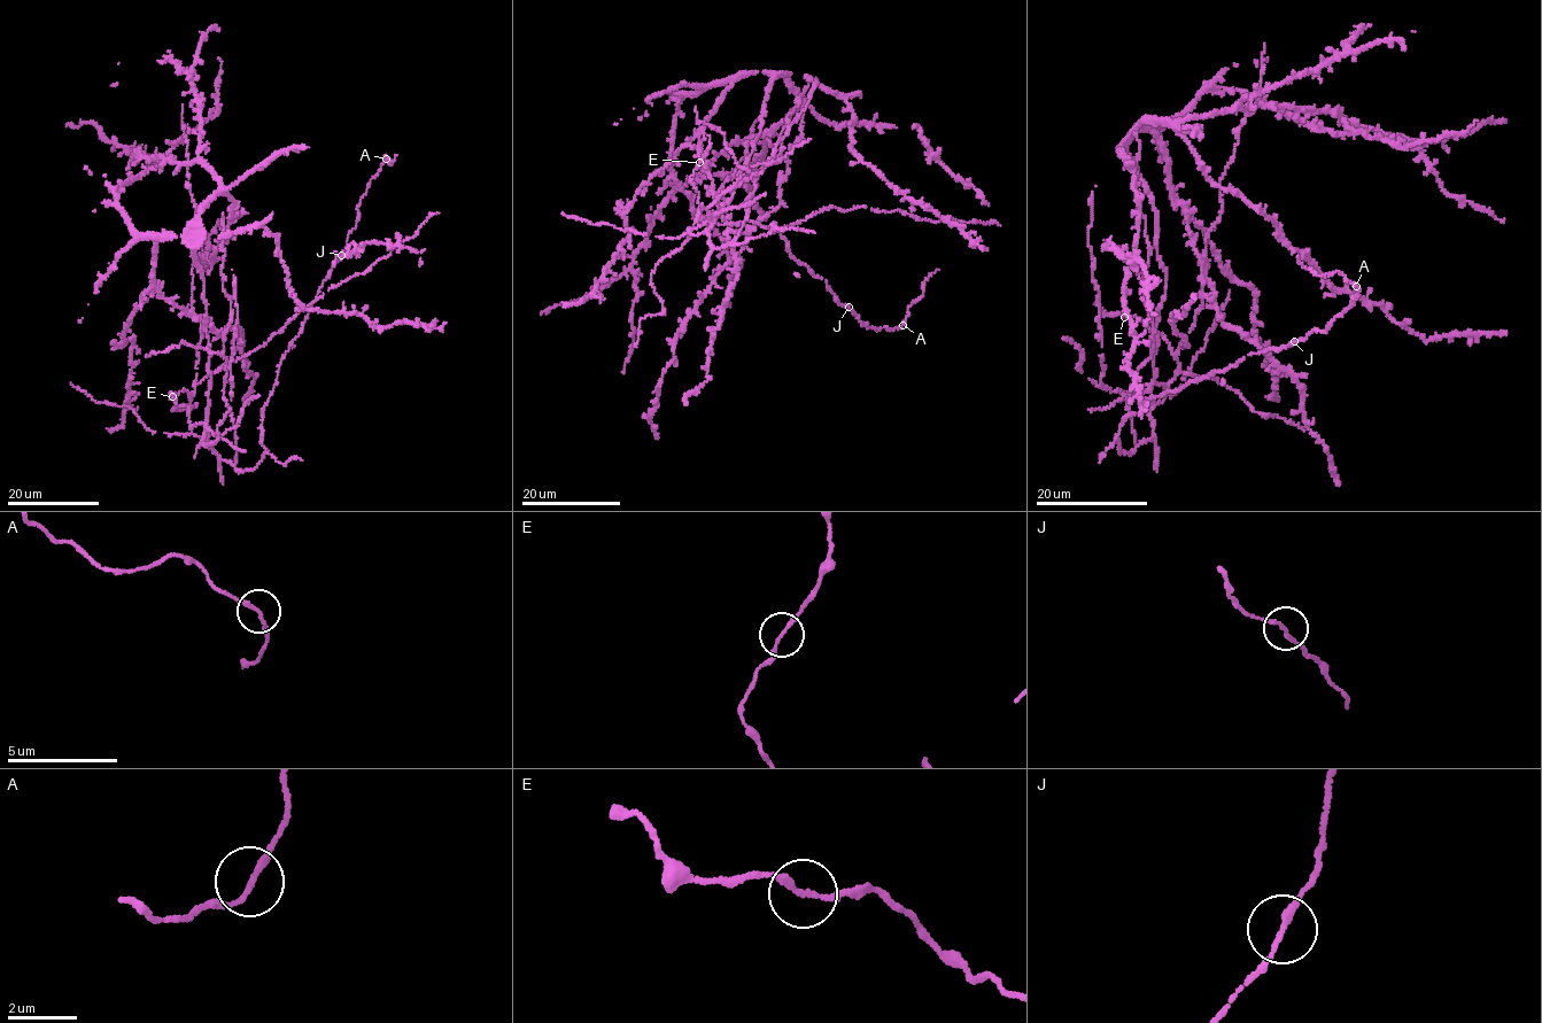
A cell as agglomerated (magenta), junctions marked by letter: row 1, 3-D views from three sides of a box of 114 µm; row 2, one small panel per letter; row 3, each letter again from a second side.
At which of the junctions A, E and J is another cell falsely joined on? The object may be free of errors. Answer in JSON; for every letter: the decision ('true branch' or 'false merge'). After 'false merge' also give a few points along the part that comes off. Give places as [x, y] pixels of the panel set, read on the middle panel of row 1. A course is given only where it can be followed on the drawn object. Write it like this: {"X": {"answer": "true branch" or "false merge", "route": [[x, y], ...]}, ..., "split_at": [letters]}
{"A": {"answer": "true branch"}, "E": {"answer": "true branch"}, "J": {"answer": "true branch"}, "split_at": []}

